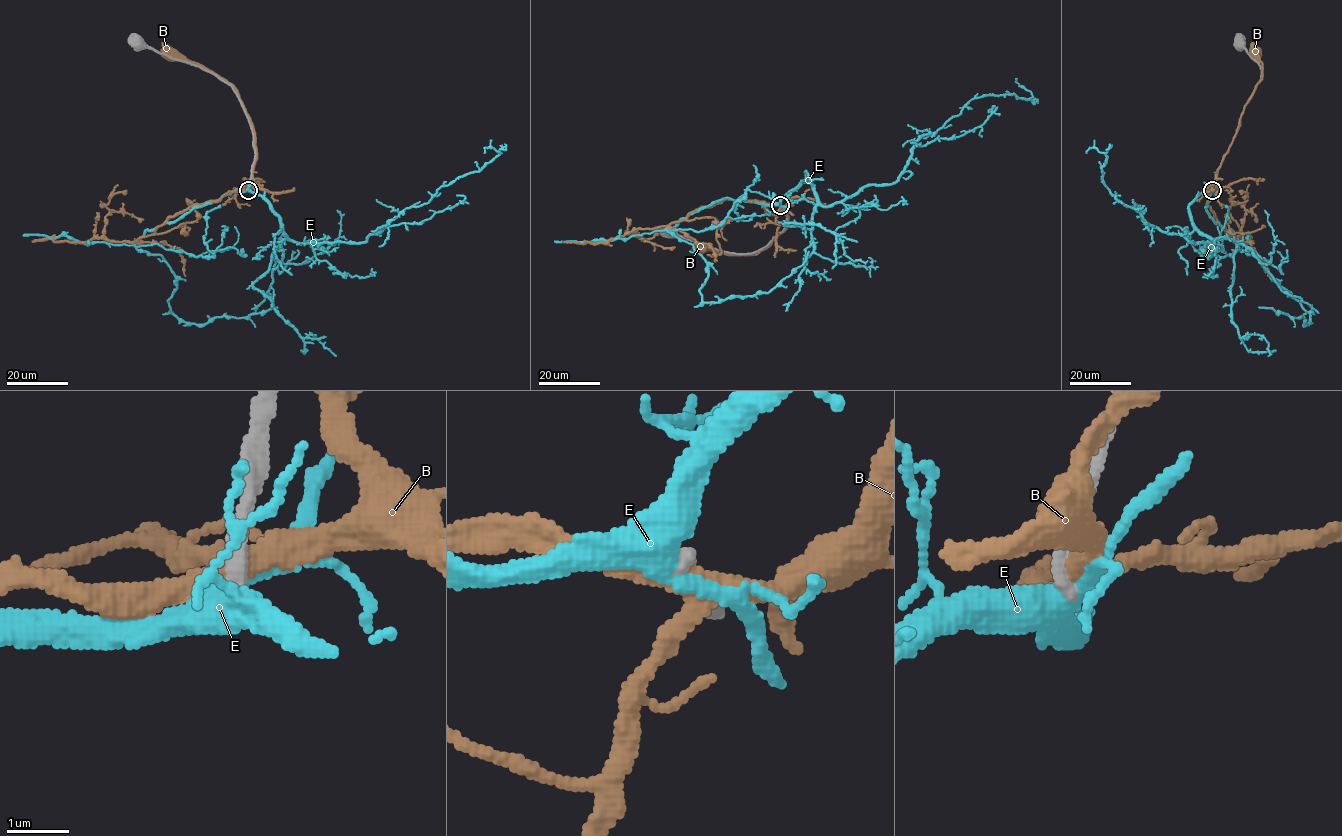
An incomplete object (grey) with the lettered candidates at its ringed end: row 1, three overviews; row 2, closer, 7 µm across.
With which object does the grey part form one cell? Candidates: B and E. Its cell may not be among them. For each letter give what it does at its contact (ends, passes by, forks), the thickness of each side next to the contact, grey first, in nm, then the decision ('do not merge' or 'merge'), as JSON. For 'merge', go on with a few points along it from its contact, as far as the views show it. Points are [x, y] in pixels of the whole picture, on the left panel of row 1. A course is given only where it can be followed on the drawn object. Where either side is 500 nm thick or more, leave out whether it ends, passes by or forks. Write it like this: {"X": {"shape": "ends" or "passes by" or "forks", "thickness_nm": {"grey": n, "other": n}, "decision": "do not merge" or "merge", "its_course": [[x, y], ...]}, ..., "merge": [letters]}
{"B": {"shape": "forks", "thickness_nm": {"grey": 320, "other": 320}, "decision": "do not merge"}, "E": {"shape": "forks", "thickness_nm": {"grey": 280, "other": 360}, "decision": "do not merge"}, "merge": []}

